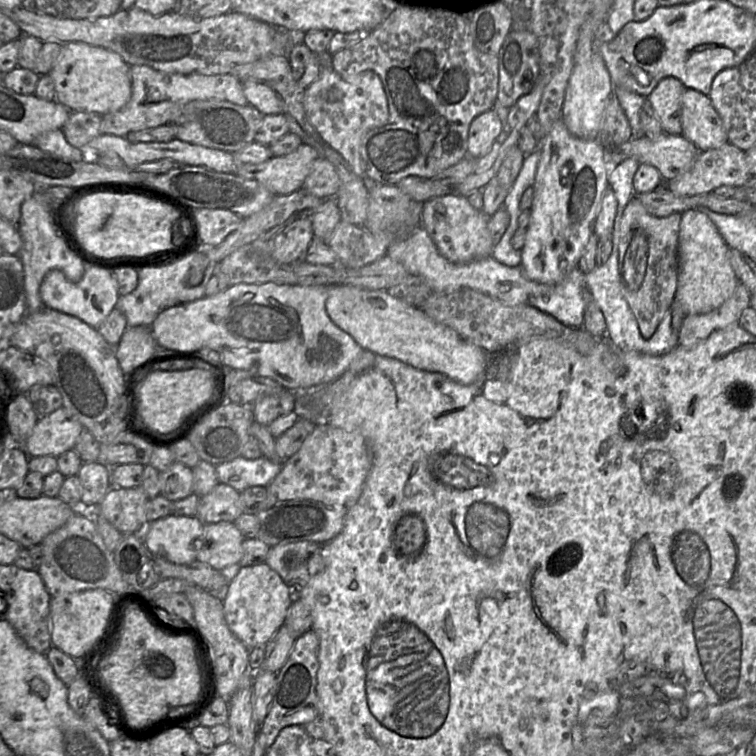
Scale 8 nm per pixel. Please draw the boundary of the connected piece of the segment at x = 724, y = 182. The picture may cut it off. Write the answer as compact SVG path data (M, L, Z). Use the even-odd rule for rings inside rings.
M731 143L719 148L700 152L692 167L685 173L667 181L667 187L677 195L693 196L712 191L720 186L742 187L751 178L745 152Z

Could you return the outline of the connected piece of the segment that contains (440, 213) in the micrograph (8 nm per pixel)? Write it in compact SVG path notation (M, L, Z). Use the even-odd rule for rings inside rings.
M451 193L423 203L421 226L443 257L454 263L467 263L492 254L494 244L488 229L489 218L482 210L471 205L468 196Z

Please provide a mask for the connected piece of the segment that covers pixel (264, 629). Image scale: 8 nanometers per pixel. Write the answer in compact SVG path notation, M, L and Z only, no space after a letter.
M265 562L241 567L229 581L223 609L232 633L249 649L266 645L284 624L288 608L293 602L293 590L280 575Z

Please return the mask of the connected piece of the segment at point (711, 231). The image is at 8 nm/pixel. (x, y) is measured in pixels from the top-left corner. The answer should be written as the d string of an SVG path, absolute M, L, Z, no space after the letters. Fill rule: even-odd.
M690 209L682 213L678 236L678 280L673 303L679 305L685 316L708 313L728 300L739 280L737 279L728 259L728 249L722 236L709 217L698 211Z

